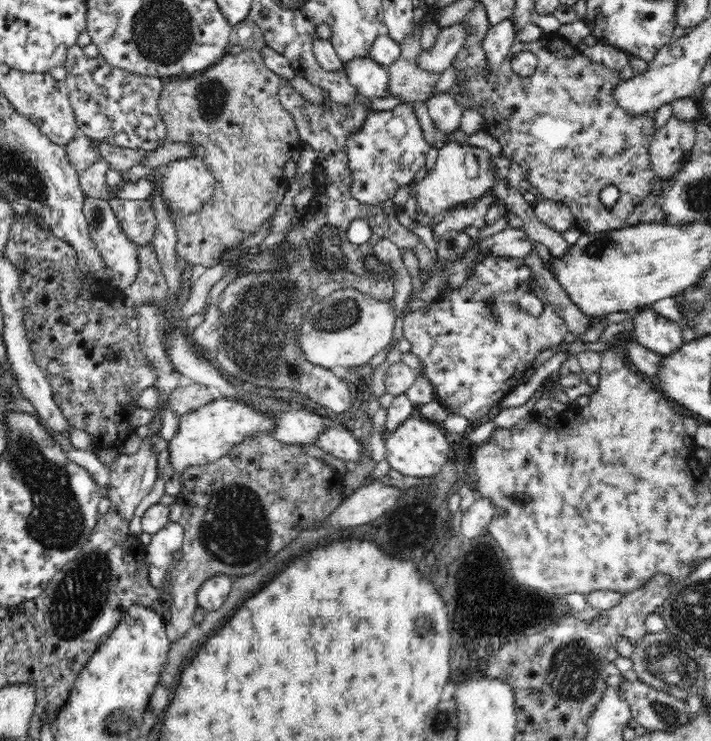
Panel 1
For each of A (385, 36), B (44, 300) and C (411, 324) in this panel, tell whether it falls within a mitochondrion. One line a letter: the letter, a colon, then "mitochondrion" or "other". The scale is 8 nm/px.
A: other
B: other
C: other

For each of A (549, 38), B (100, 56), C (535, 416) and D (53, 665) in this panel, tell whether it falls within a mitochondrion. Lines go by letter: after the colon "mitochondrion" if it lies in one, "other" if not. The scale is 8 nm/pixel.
A: other
B: other
C: other
D: other

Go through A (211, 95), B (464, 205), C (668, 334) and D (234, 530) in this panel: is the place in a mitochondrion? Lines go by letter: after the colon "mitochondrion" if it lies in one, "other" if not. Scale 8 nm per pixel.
A: mitochondrion
B: other
C: other
D: mitochondrion

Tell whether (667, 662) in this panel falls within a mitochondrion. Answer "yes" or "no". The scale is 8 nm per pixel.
yes

